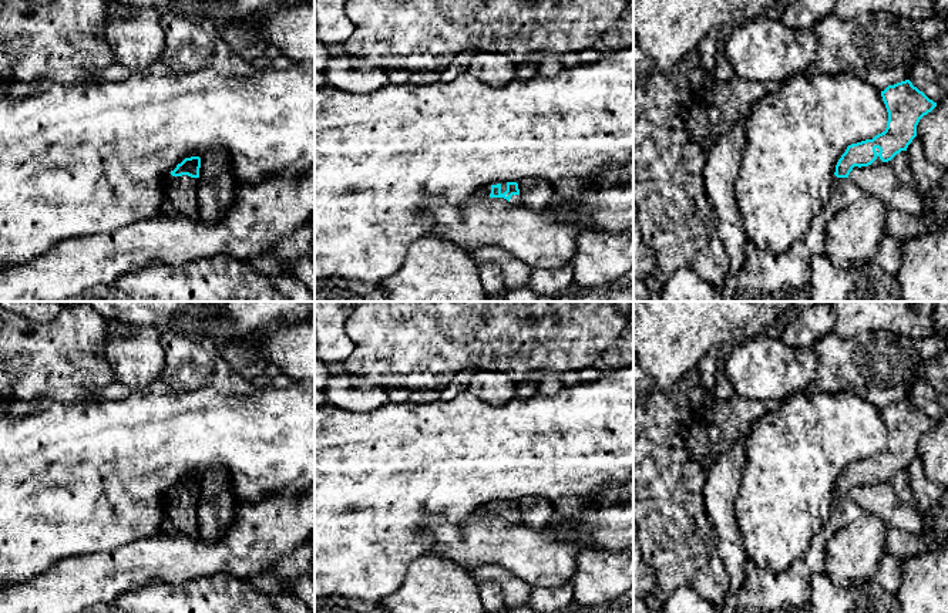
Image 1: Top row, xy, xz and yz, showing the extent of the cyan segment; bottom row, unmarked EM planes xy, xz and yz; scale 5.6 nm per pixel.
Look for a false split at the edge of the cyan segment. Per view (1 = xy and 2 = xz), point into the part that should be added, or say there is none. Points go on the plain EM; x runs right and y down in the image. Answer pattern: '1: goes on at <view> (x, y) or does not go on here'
1: goes on at xy (181, 514)
2: goes on at xz (484, 511)

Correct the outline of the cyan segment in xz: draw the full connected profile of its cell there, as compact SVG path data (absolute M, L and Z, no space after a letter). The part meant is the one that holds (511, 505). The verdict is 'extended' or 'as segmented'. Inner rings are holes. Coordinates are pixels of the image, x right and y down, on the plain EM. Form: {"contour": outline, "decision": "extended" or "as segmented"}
{"contour": "M504 501L504 502L485 505L485 506L481 506L475 513L483 518L501 516L512 525L522 523L517 501Z", "decision": "extended"}

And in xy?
{"contour": "M185 476L171 489L169 505L161 522L161 532L181 533L189 538L199 538L196 506L199 502L201 476Z", "decision": "extended"}

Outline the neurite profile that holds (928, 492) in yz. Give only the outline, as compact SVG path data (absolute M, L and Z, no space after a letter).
M918 455L907 467L911 489L917 498L915 509L920 512L925 529L925 535L938 542L941 546L948 546L948 533L938 531L928 518L928 511L941 502L945 488L937 481L929 479L924 471L924 462Z

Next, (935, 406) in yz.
M925 377L914 384L908 398L934 421L948 415L948 397L937 393Z

